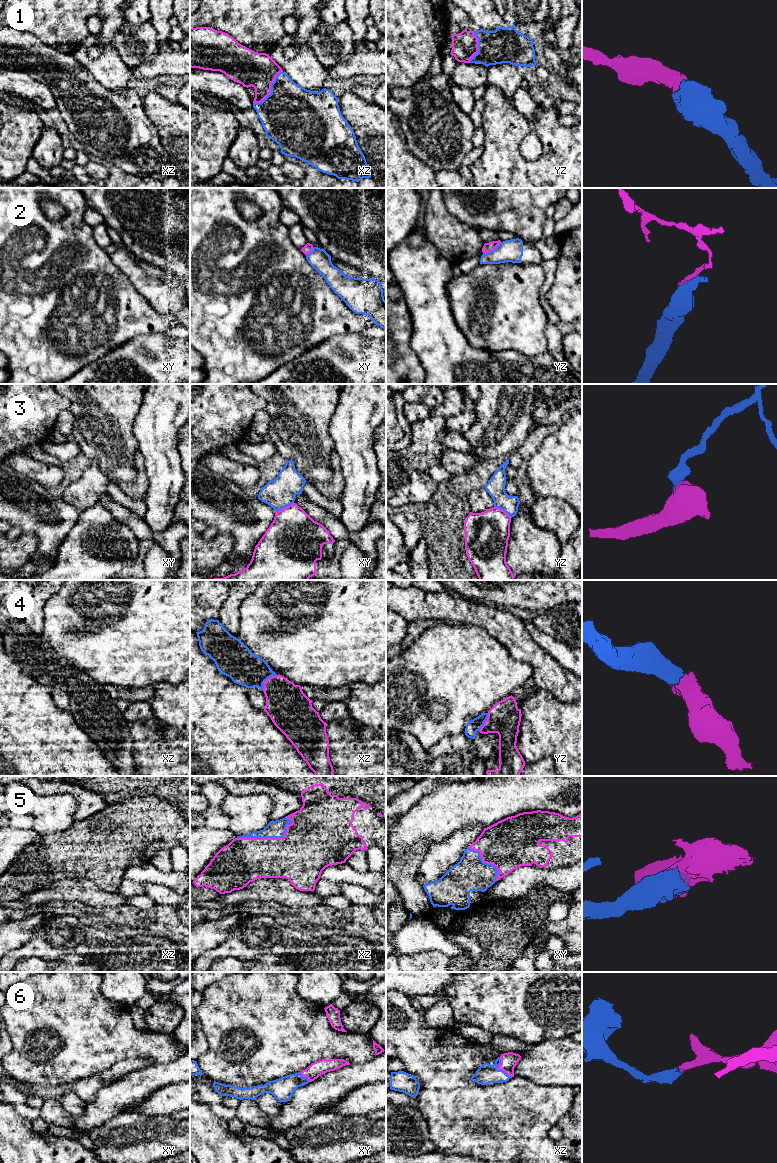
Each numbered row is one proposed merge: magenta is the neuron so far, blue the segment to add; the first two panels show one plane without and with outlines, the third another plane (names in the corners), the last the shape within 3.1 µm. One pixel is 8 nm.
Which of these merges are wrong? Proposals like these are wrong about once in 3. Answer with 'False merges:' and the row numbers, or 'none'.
False merges: 2, 3

